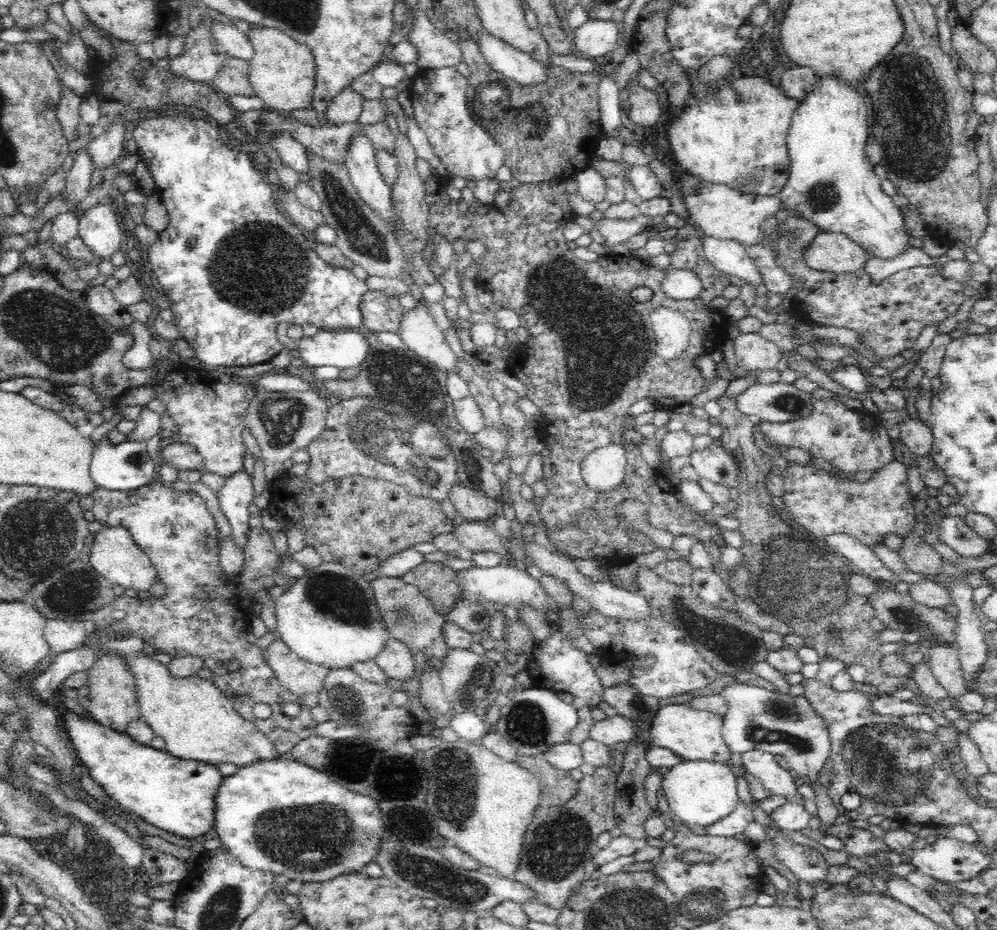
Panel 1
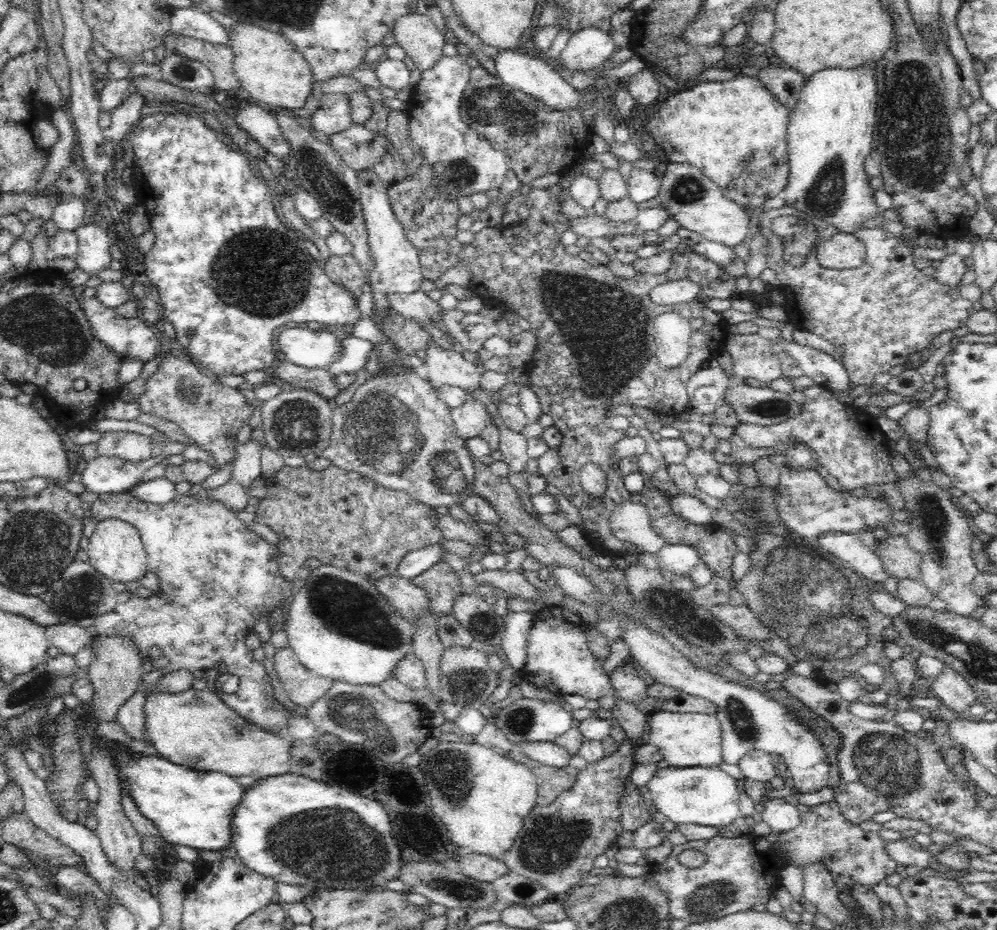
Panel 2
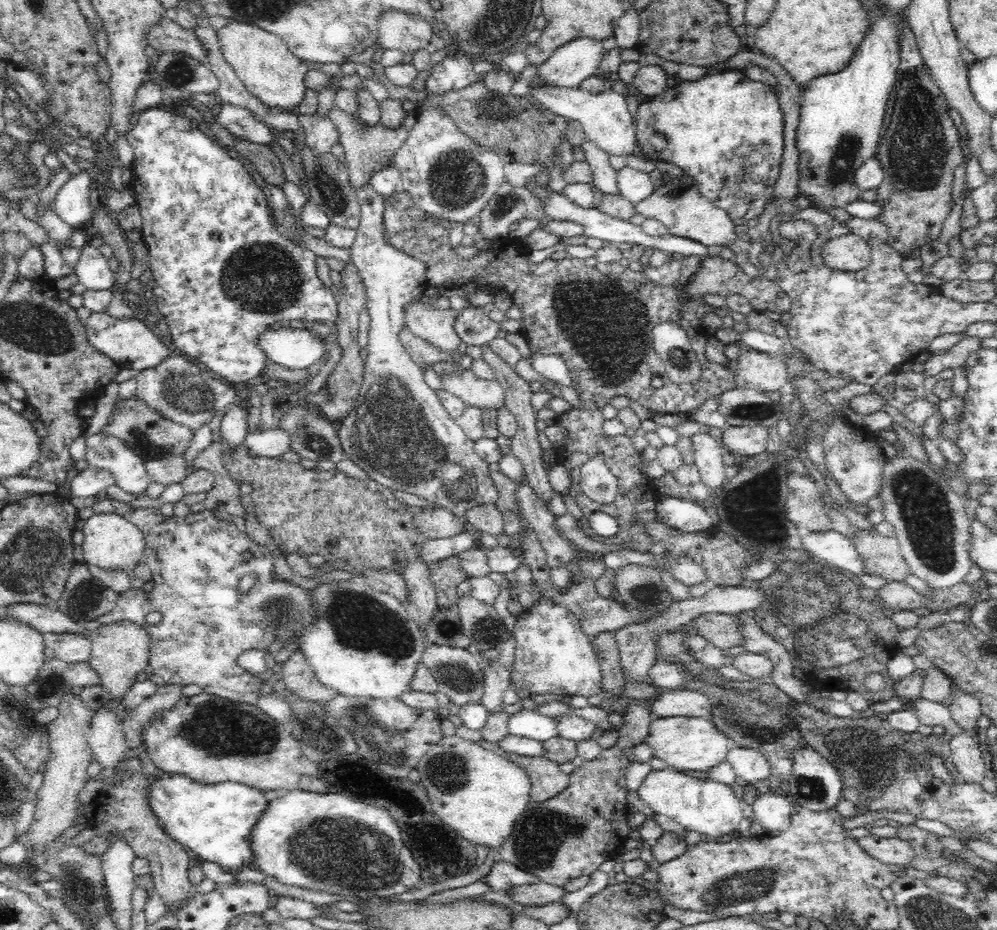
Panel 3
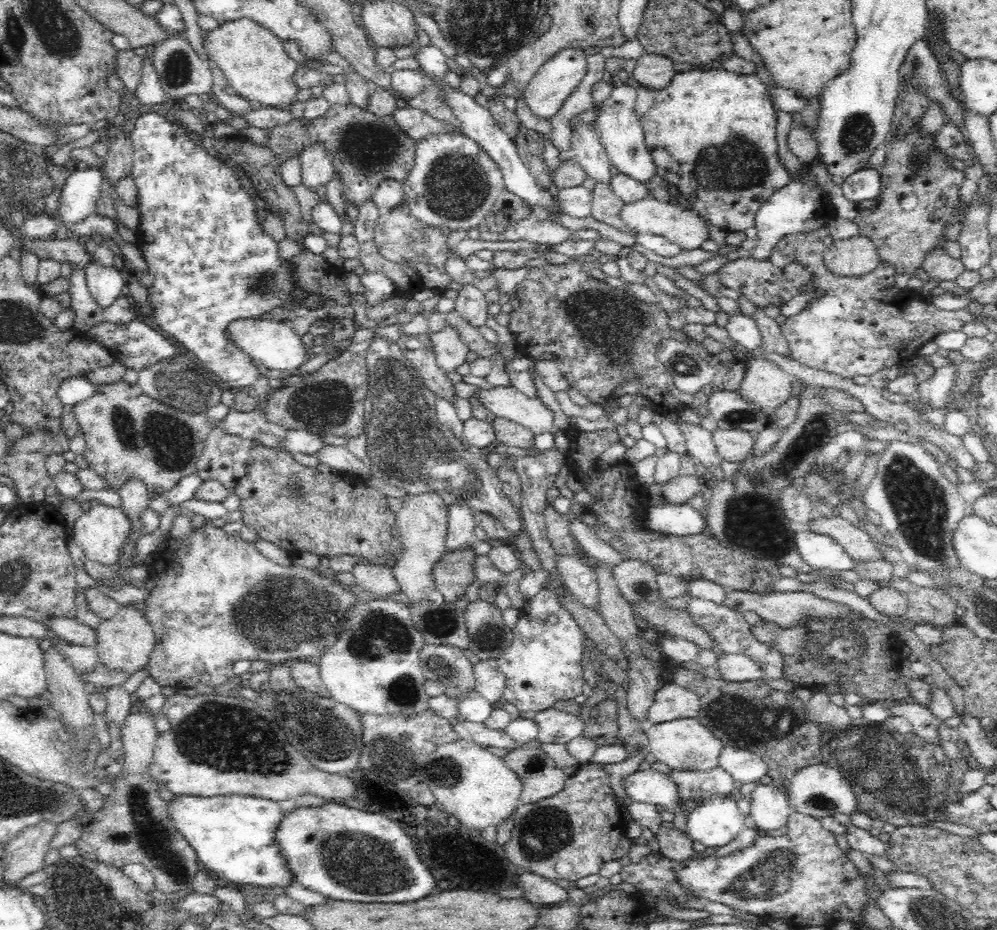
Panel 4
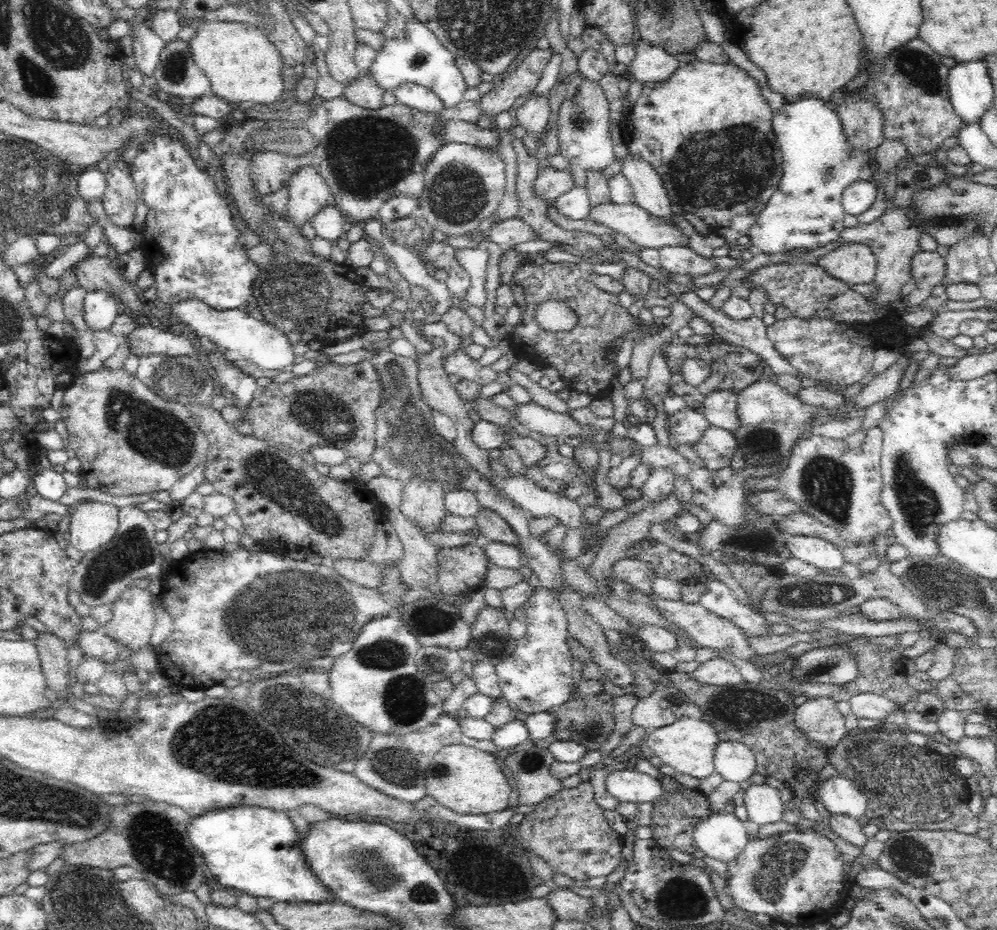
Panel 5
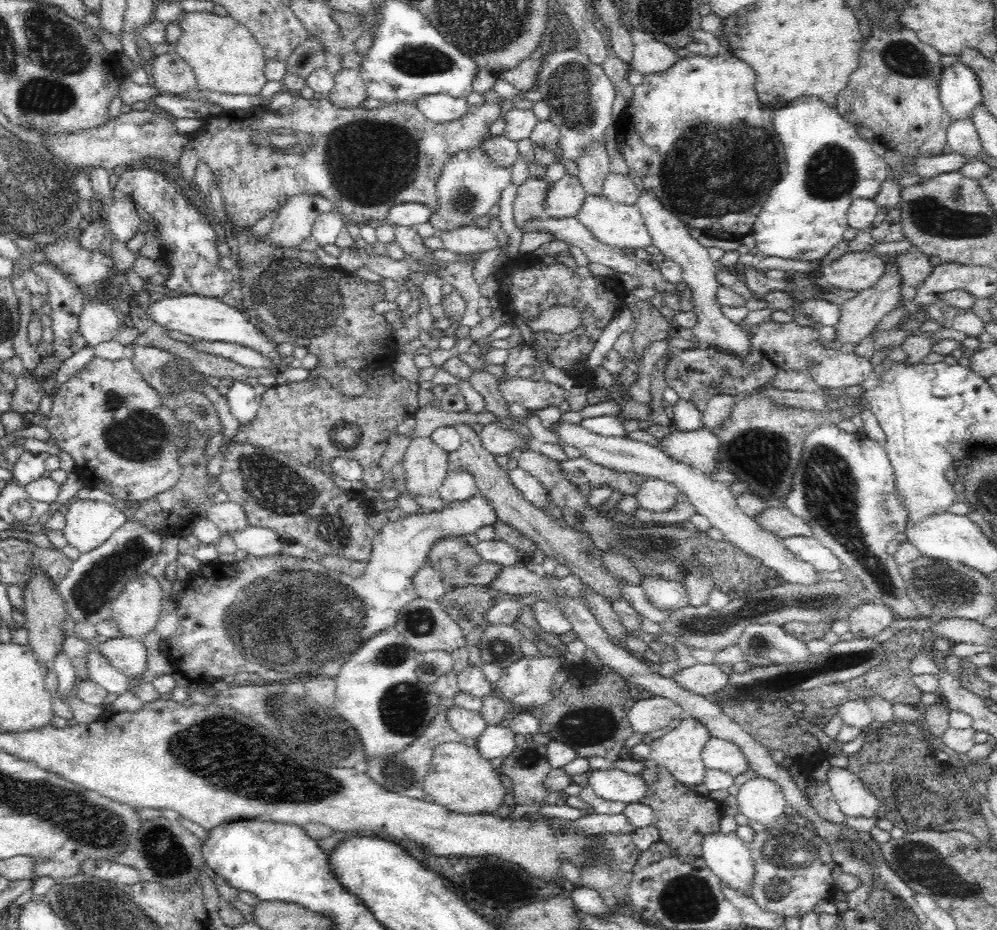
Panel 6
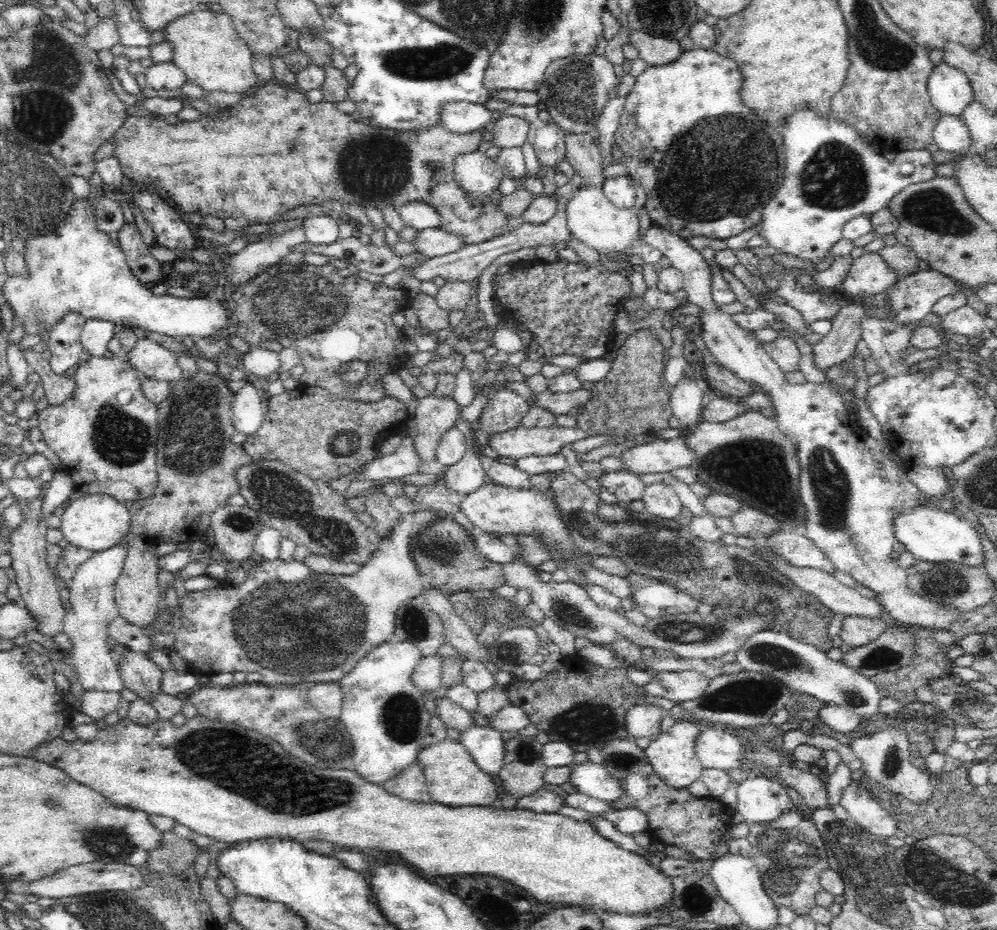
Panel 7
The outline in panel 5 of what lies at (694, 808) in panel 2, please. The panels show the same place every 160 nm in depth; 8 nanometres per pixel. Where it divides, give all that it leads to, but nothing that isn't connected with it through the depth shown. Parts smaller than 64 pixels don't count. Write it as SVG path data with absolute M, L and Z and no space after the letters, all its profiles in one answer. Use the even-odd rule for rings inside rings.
M629 768L610 772L604 783L619 802L651 803L663 793L657 777ZM732 807L727 809L728 812L710 814L698 824L694 843L709 858L730 864L744 852L749 835L742 821L734 815Z

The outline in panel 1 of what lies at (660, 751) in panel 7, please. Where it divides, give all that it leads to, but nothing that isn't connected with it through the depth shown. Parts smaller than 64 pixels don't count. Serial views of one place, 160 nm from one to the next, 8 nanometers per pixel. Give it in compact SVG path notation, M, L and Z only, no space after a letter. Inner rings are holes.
M685 703L668 704L663 707L661 706L660 710L653 716L647 734L649 736L649 744L668 749L681 760L716 761L720 764L728 764L731 768L734 768L734 766L730 764L731 752L729 752L728 747L725 746L724 739L721 738L723 725L724 718L719 714L714 714L706 710L696 710Z

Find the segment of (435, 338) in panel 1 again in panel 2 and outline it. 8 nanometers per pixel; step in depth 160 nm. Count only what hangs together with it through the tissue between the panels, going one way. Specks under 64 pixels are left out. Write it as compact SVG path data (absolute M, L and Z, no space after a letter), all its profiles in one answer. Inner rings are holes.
M432 342L422 355L428 369L429 380L434 388L438 386L456 386L467 395L480 390L480 368L464 359L463 354L444 350Z

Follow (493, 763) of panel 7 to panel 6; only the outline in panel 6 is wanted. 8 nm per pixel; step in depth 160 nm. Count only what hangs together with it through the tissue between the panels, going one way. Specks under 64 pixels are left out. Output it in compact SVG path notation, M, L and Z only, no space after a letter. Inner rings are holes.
M487 725L484 732L476 738L477 745L475 747L486 760L504 758L512 754L516 746L514 736L516 733L509 726Z

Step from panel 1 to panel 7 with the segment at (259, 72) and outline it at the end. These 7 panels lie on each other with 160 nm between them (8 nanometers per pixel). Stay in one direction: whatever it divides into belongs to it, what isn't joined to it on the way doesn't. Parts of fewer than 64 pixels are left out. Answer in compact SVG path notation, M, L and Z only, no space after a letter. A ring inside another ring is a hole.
M197 8L172 20L165 28L164 38L172 46L172 63L184 71L188 82L205 91L243 94L258 83L252 68L254 52L240 38L228 14Z

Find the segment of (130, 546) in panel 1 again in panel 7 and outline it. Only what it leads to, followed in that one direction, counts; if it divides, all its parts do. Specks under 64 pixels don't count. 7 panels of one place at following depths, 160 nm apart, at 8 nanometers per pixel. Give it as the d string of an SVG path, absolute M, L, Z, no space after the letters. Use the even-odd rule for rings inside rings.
M90 493L84 498L70 501L70 506L62 514L60 528L69 544L97 553L114 546L130 531L131 514L126 504L112 499L112 496Z

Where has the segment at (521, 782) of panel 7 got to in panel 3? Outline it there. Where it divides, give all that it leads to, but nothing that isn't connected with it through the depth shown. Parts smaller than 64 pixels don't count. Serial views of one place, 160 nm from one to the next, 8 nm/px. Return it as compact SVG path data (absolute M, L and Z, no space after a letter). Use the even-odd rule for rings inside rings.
M508 754L506 759L526 771L531 784L529 798L534 802L548 800L568 788L569 774L565 774L560 764L546 756Z

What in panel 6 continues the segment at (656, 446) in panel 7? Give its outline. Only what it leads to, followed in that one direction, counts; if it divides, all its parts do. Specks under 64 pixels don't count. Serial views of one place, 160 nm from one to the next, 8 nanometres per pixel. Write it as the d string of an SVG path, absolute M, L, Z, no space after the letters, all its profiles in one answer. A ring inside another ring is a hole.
M703 427L696 431L687 432L679 432L672 429L671 433L660 440L659 444L655 446L659 446L670 458L684 462L707 475L717 472L716 456L721 444L708 428Z

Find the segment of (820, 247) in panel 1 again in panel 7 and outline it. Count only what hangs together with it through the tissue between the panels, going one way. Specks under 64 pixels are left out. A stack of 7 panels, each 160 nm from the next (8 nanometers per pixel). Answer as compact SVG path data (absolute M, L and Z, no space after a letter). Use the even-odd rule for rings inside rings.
M864 252L852 260L841 285L847 294L859 298L887 292L899 277L879 252Z

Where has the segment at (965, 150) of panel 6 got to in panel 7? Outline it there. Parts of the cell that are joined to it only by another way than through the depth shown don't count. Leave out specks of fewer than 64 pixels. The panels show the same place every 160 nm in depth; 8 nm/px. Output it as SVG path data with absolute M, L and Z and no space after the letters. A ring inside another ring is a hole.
M941 115L940 120L934 126L933 137L938 149L949 153L962 153L972 147L968 127L958 115Z

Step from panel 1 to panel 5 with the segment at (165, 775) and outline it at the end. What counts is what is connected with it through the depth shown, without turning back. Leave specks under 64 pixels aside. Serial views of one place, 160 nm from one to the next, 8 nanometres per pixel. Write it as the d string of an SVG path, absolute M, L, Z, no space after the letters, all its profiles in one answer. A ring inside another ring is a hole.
M238 806L207 812L186 824L191 844L200 852L212 883L238 888L252 896L267 897L280 903L335 903L332 894L316 877L301 846L300 834L282 811L264 807Z

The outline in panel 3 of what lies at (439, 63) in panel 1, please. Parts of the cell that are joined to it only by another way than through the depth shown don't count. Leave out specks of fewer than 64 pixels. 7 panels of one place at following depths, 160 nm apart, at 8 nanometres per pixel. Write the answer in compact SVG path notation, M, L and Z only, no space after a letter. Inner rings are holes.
M388 10L382 14L378 27L377 44L381 50L400 50L413 55L426 49L434 39L433 24L417 14Z

